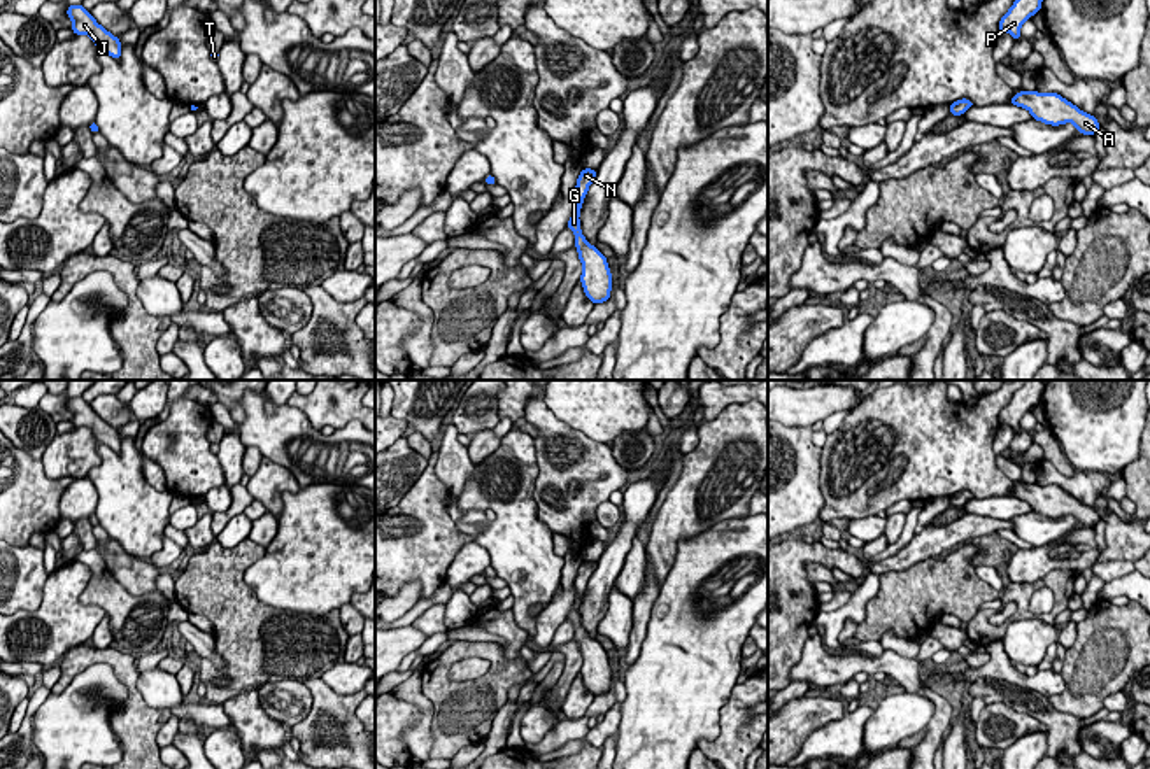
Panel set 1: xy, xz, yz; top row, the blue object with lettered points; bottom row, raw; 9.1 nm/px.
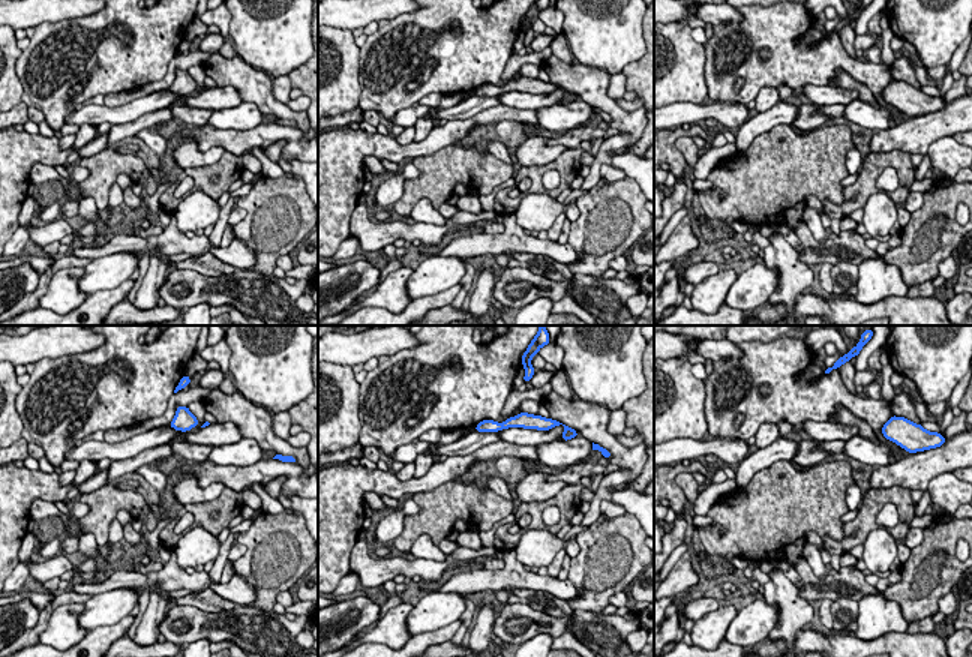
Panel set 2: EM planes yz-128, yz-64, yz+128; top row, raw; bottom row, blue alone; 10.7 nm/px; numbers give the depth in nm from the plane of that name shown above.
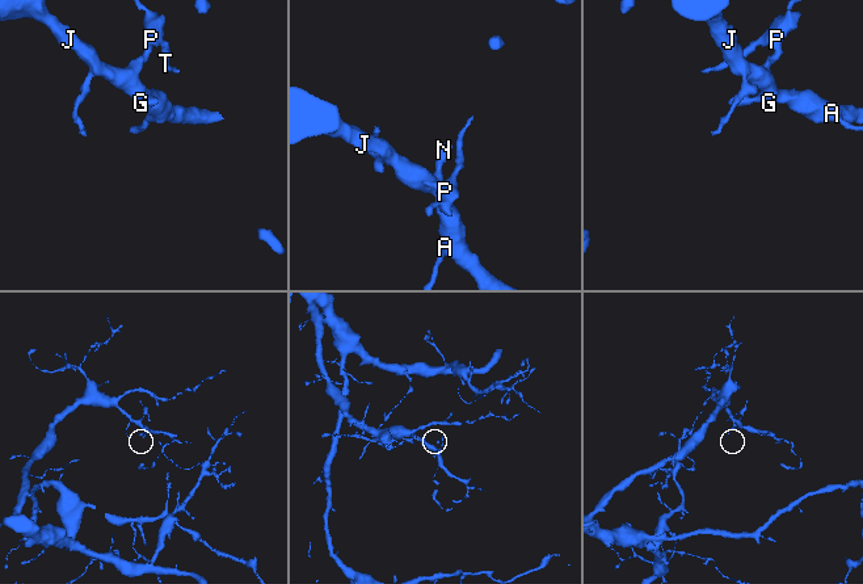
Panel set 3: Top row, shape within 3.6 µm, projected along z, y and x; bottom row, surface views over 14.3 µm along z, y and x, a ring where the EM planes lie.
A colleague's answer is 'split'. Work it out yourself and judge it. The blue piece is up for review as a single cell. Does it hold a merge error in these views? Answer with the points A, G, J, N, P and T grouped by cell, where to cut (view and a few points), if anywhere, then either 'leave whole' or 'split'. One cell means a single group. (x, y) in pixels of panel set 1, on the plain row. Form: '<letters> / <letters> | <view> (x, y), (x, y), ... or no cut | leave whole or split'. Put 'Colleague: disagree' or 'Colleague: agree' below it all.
A G J N P T | no cut | leave whole
Colleague: disagree

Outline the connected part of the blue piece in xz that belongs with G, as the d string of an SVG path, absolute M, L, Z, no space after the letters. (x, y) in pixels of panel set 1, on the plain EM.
M584 561L580 564L575 578L577 599L566 617L566 620L575 625L575 639L579 643L579 652L582 653L580 674L584 685L594 697L610 692L612 683L612 666L608 662L607 650L584 631L579 613L584 590L596 568L598 562L591 561Z

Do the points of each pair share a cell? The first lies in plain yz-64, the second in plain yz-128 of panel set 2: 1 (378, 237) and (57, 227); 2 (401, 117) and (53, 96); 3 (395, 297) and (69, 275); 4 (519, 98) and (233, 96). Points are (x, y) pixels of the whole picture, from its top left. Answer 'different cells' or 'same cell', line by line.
1: same cell
2: different cells
3: same cell
4: same cell

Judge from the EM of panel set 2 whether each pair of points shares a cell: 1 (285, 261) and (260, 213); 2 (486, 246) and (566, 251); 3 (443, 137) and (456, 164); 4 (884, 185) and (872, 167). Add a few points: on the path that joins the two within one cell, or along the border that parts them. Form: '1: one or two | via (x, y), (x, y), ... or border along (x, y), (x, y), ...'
1: two | border along (288, 254), (282, 254), (275, 264)
2: one | via (506, 245), (546, 246)
3: two | border along (455, 143), (414, 158)
4: two | border along (884, 171), (876, 180), (878, 191)

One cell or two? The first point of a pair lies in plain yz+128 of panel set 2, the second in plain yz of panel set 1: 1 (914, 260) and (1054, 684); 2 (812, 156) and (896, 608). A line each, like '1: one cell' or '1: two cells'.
1: two cells
2: one cell

